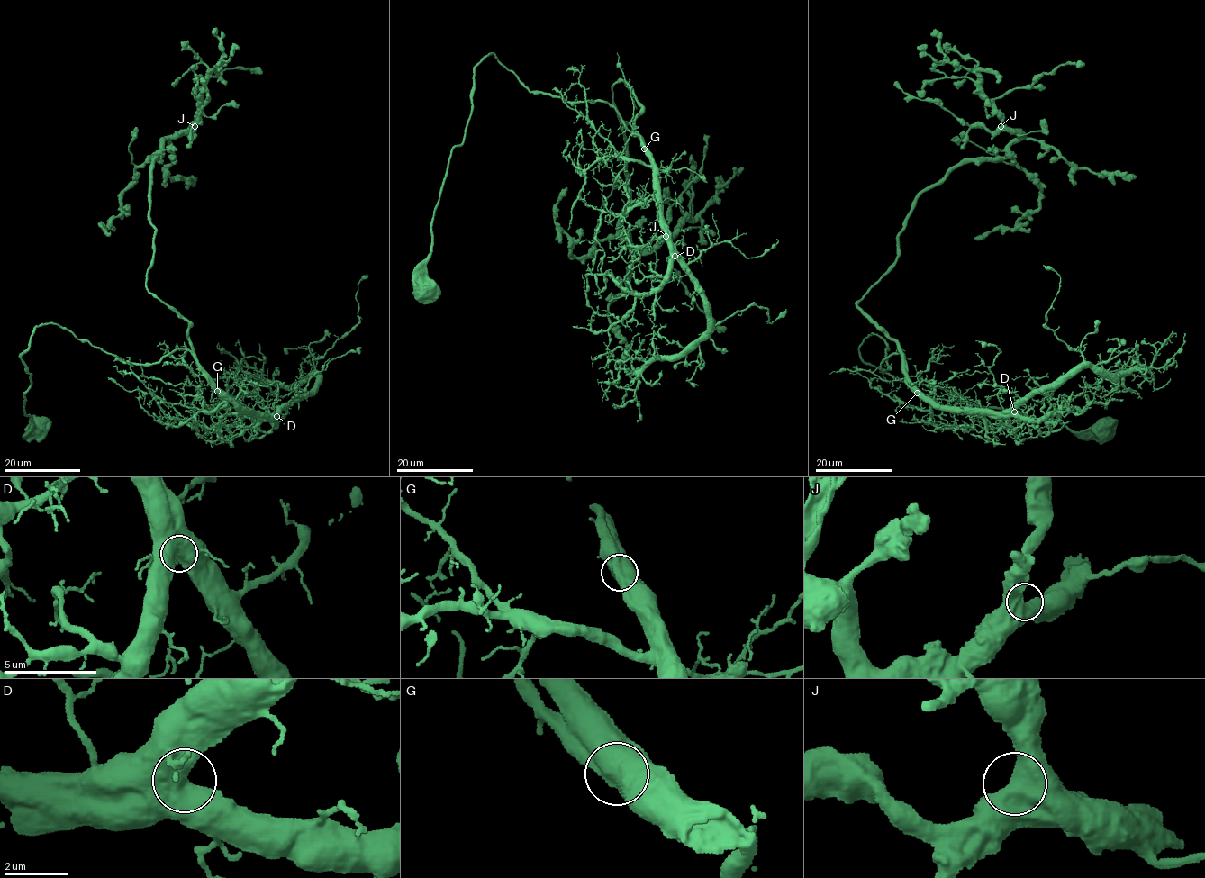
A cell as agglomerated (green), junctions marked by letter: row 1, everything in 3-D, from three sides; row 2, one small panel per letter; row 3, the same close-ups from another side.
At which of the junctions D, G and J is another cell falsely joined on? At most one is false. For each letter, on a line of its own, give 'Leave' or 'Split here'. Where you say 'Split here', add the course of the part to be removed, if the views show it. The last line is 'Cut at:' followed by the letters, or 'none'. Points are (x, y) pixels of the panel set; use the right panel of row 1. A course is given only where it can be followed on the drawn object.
D: Leave
G: Leave
J: Leave
Cut at: none

